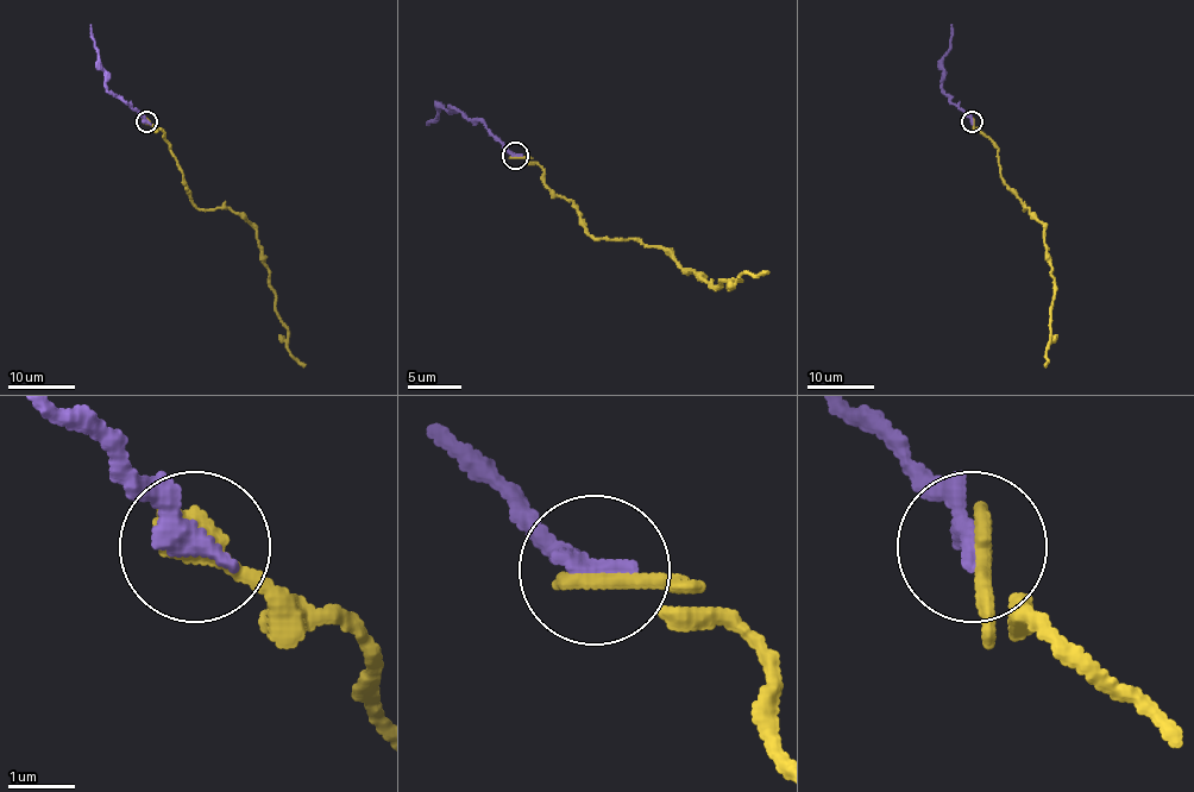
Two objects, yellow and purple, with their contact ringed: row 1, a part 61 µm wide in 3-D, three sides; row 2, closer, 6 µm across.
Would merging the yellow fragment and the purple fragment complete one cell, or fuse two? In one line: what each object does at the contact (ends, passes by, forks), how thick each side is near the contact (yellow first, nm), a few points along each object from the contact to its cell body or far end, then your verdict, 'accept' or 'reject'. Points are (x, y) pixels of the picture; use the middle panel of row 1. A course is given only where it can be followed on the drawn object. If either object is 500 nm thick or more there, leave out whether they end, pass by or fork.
yellow ends there; purple ends there; 440 nm thick on the yellow side, 340 nm on the other; yellow runs (515, 157), (541, 168), (552, 194), (573, 202), (597, 239), (661, 247), (711, 284), (770, 271); purple runs (515, 155), (477, 120), (464, 118), (453, 107), (440, 110), (427, 123); accept

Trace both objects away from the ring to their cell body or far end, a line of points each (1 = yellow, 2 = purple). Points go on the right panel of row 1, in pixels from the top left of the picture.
1: (973, 121), (973, 126), (997, 149), (1003, 183), (1044, 226), (1047, 259), (1053, 278), (1044, 365)
2: (972, 121), (942, 90), (943, 55), (950, 46), (951, 25)

